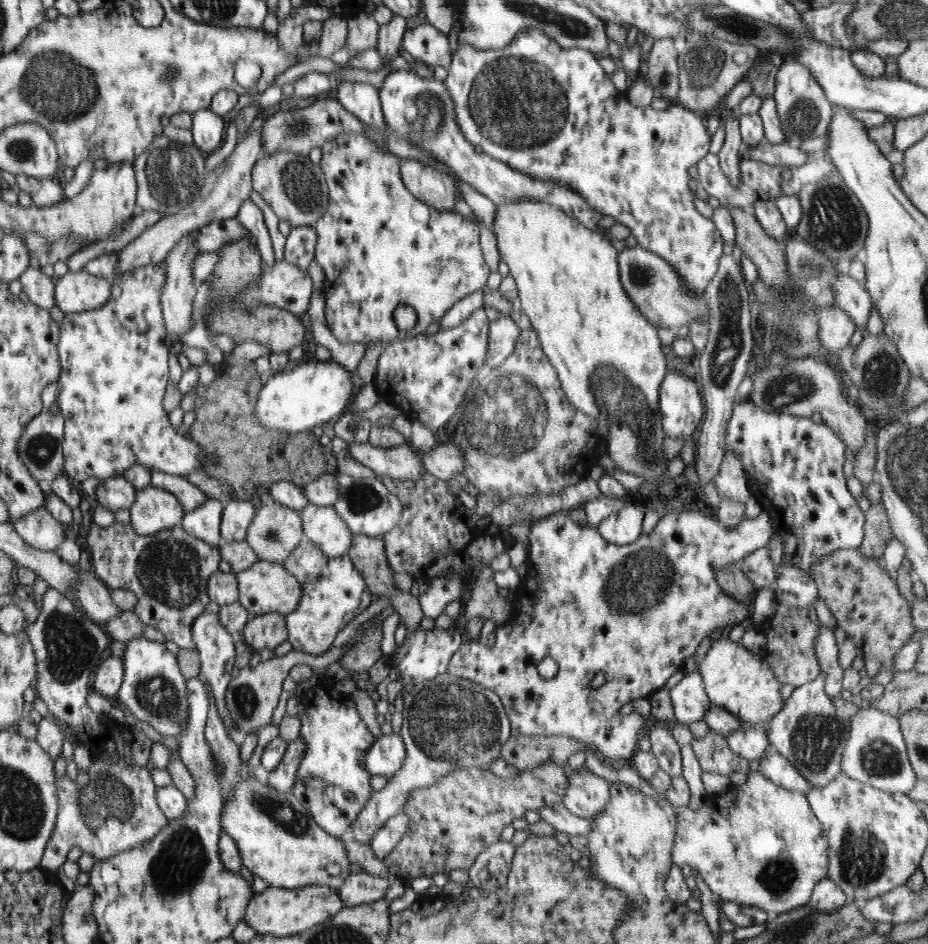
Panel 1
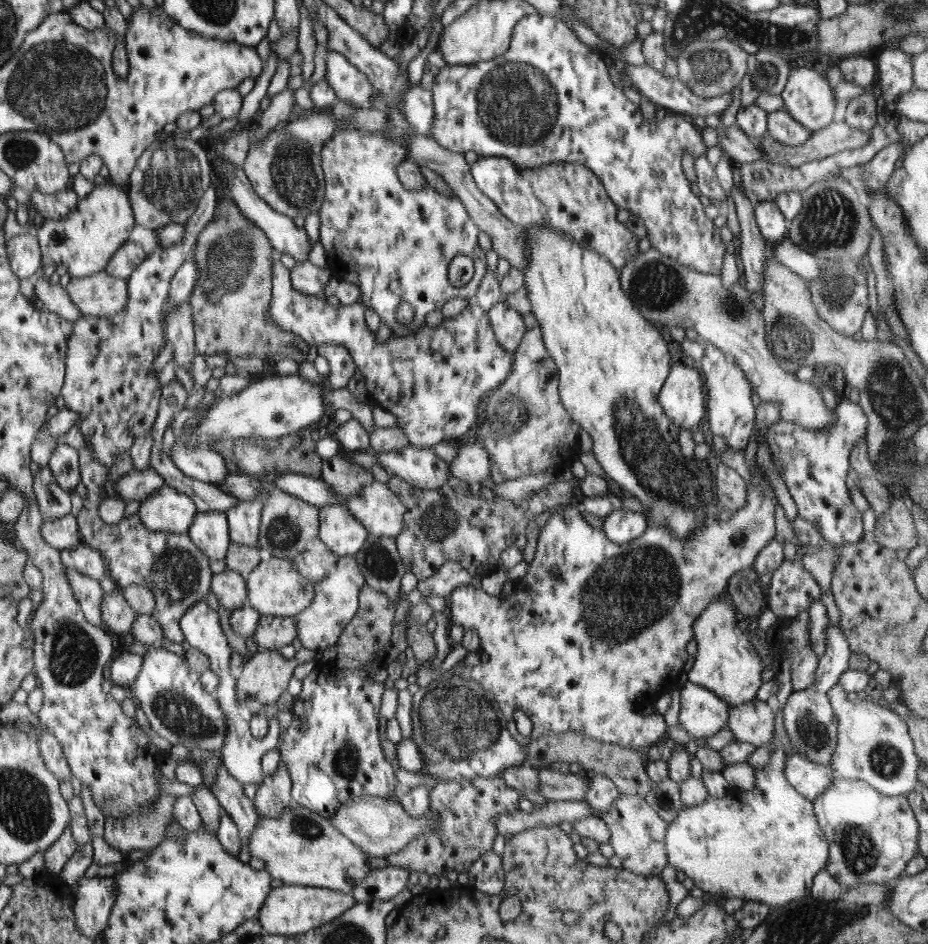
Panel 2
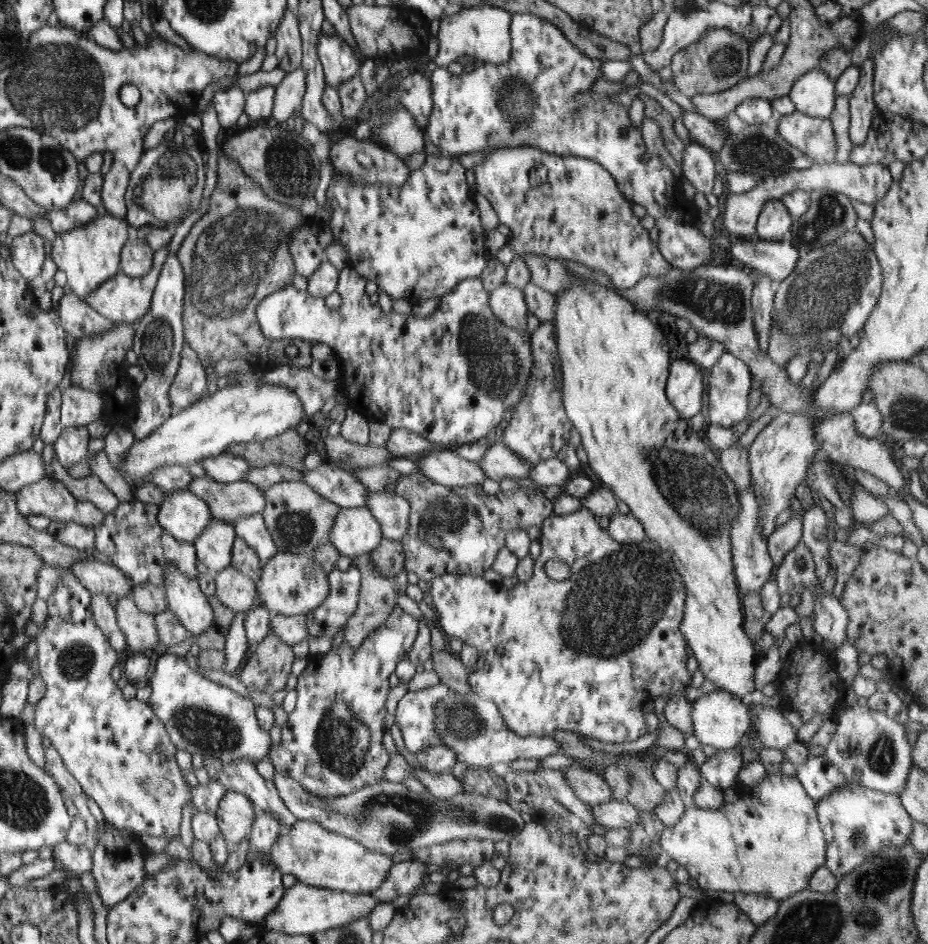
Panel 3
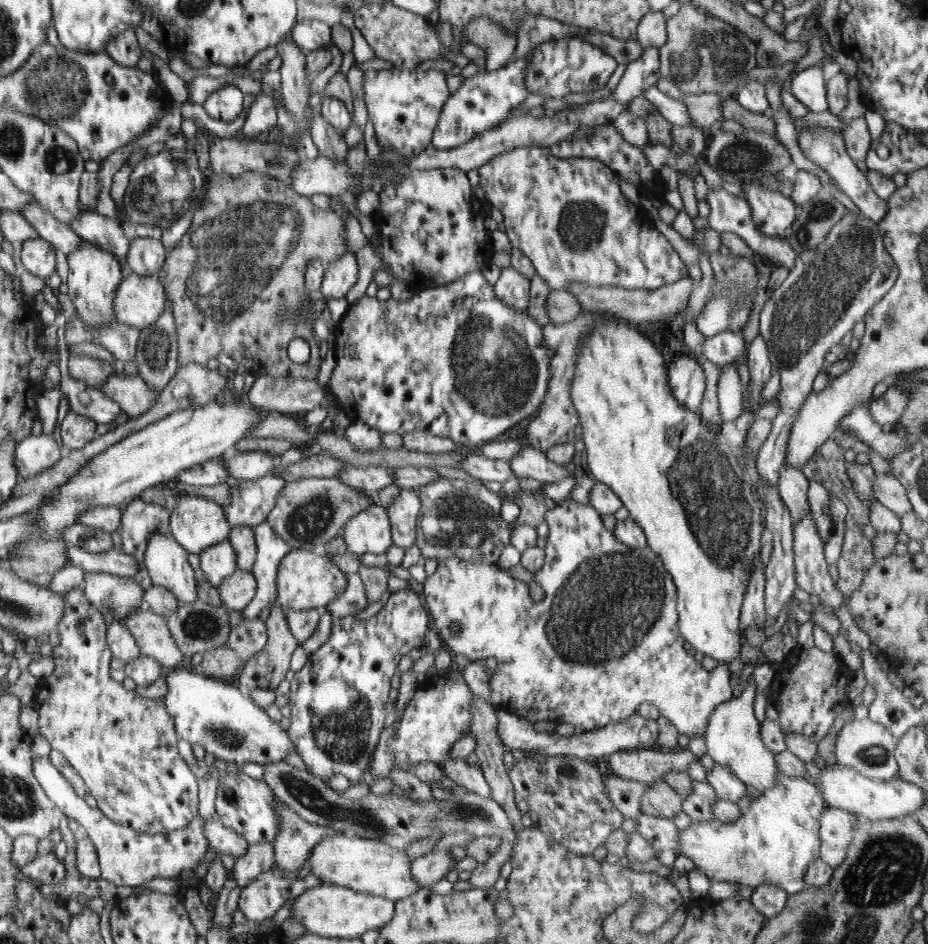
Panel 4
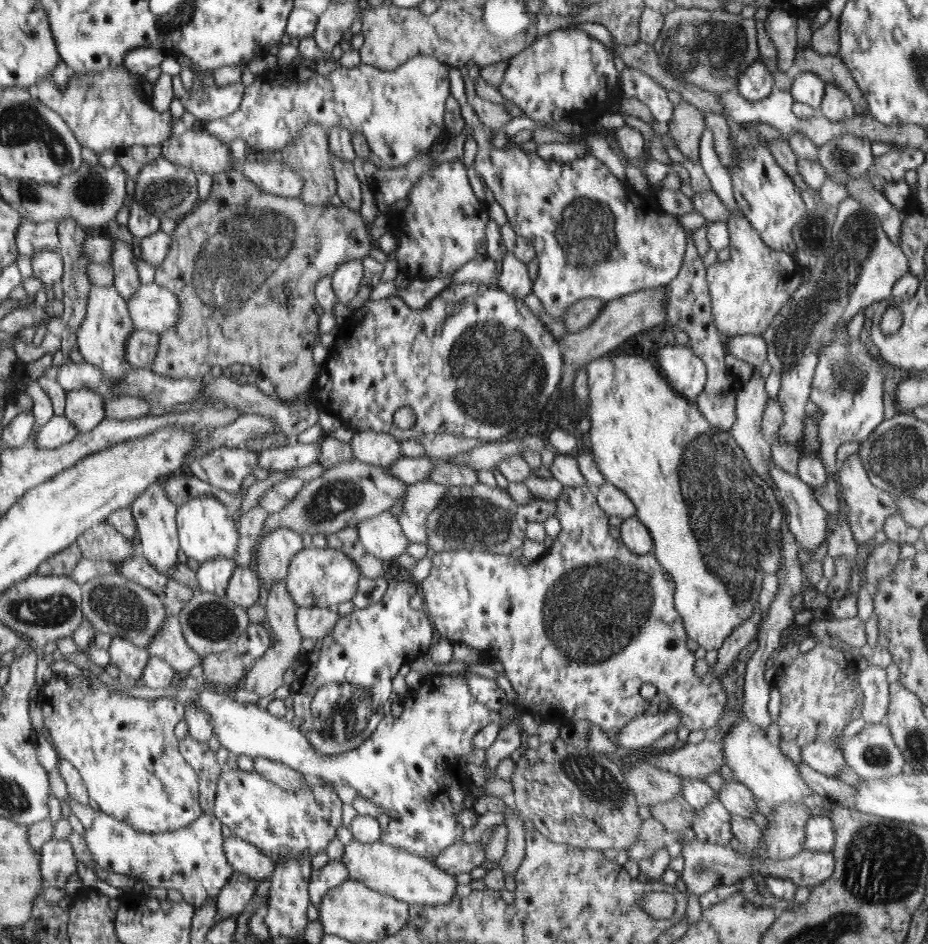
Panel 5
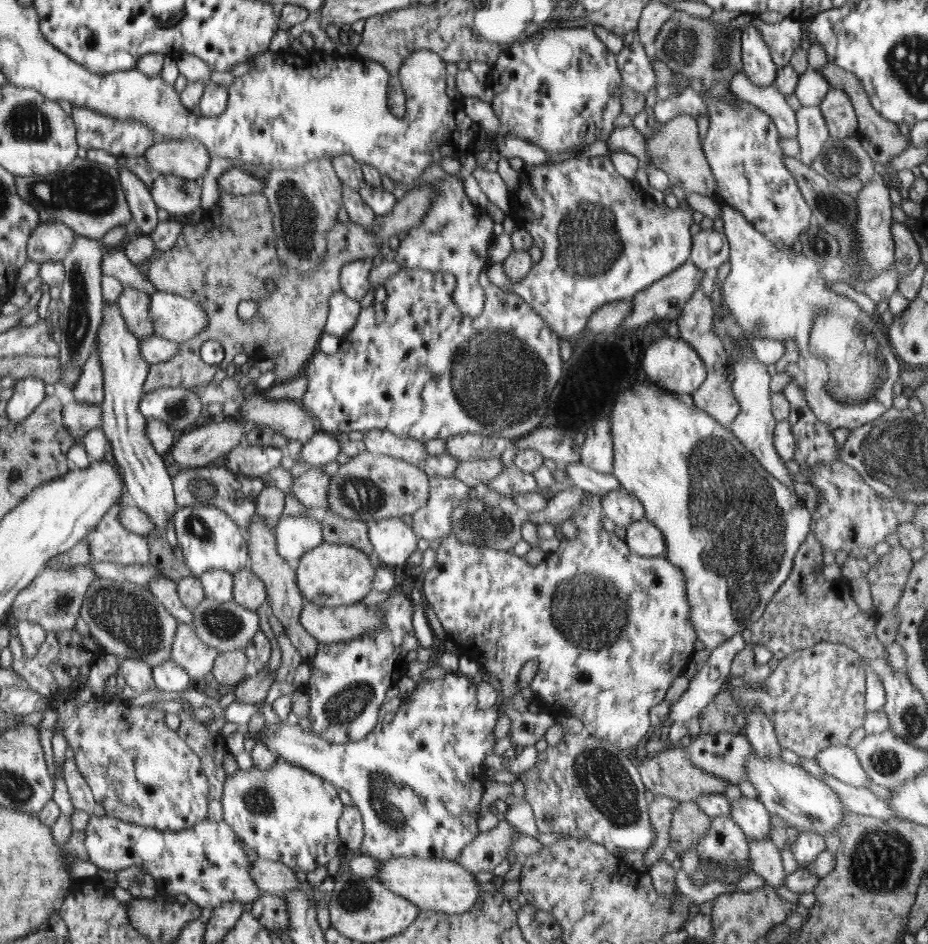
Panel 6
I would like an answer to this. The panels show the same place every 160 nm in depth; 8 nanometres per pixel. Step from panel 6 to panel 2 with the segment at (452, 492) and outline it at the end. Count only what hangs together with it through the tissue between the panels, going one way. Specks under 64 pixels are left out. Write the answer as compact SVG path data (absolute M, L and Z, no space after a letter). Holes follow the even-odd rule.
M373 480L365 484L360 492L347 497L346 508L363 524L370 535L397 537L404 528L405 504L388 488L387 484Z

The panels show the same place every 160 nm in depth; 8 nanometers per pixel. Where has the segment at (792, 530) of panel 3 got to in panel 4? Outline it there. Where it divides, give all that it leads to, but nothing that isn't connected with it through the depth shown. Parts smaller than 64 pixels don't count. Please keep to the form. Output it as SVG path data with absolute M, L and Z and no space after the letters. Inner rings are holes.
M783 465L779 470L777 485L781 499L788 505L789 511L791 512L794 526L810 511L807 499L809 480L800 469Z

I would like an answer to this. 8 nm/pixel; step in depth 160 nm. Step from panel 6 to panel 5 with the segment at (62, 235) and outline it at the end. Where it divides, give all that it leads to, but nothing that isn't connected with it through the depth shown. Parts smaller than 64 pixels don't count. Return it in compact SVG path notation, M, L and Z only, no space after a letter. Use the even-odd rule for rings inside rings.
M23 219L19 230L16 231L20 254L32 259L37 252L57 250L59 246L58 227L57 221L35 223Z

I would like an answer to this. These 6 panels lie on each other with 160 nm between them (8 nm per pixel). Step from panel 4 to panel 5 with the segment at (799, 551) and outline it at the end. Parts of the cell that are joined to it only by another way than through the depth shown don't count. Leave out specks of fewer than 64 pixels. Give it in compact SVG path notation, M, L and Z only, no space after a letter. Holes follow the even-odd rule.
M773 458L769 460L769 476L771 476L773 484L775 484L781 504L785 506L785 510L789 514L789 530L796 540L802 543L802 548L806 548L812 556L812 551L827 539L828 513L818 504L815 499L815 493L804 481L798 475L790 474L777 467Z

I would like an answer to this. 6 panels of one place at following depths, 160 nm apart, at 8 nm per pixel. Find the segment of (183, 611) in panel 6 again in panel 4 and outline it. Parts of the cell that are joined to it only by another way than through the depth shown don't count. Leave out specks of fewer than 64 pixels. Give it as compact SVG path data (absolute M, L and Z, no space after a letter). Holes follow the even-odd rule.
M74 544L68 549L68 564L83 568L88 573L106 573L134 578L141 565L128 554L116 548L104 553L90 553Z

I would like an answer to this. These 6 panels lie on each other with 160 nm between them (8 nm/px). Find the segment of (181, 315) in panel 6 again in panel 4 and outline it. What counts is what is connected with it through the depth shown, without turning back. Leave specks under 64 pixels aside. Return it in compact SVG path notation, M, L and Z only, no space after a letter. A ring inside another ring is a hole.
M128 273L116 291L115 321L140 330L155 324L166 311L166 286L156 275Z

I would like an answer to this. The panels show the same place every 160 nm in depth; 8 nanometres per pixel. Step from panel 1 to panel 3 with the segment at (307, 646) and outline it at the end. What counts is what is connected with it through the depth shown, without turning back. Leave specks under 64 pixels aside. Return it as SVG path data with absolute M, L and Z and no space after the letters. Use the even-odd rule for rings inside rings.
M356 566L347 570L334 567L329 572L330 590L326 600L307 614L309 639L334 635L342 630L359 603L361 578Z

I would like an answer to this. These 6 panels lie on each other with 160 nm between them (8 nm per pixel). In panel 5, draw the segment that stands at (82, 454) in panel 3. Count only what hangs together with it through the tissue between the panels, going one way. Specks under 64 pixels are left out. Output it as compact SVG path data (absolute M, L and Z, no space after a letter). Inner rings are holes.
M86 387L65 391L65 397L64 416L70 420L74 428L79 430L79 434L92 430L106 418L105 398L100 393Z

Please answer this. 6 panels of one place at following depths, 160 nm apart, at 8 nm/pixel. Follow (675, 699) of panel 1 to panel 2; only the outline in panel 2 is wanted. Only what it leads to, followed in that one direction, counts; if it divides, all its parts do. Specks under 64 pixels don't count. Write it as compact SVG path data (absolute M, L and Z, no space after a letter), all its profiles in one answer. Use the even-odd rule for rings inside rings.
M689 681L679 693L679 724L691 738L710 738L727 725L732 706L717 694Z

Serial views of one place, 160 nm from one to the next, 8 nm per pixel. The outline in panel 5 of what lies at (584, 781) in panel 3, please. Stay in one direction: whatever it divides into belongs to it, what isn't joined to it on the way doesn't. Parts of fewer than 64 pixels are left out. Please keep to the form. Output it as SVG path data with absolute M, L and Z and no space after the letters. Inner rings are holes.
M638 764L626 772L626 784L640 806L659 805L682 793L682 777L652 768L652 764Z

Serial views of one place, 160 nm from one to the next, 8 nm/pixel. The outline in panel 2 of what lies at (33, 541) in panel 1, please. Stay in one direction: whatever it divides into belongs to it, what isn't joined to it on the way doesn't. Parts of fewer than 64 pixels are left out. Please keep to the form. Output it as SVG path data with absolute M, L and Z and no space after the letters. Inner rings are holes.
M74 517L47 518L42 524L42 535L49 545L62 551L82 544L81 532Z

